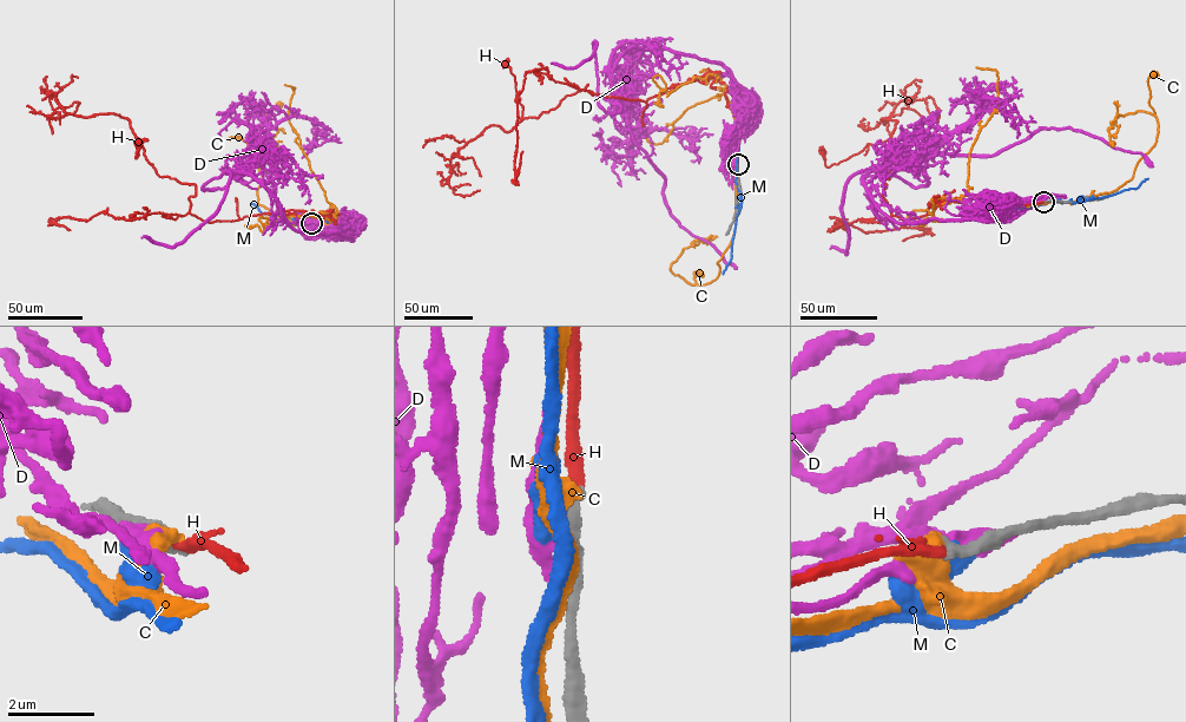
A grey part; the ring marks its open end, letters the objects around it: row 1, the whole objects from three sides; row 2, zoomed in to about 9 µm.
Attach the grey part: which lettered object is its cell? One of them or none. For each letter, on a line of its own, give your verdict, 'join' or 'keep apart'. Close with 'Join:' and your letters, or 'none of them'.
C: keep apart
D: keep apart
H: join
M: keep apart
Join: H

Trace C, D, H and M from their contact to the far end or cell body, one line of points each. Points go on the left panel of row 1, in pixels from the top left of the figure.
C: (310, 222), (292, 223), (257, 202), (257, 189), (263, 181), (249, 140), (268, 112), (279, 104)
D: (310, 222), (351, 241), (291, 229), (238, 166), (203, 186), (231, 172), (182, 242), (142, 237)
H: (310, 223), (338, 218), (205, 222), (189, 212), (195, 185), (158, 175), (134, 136), (136, 158), (140, 143)
M: (310, 223), (279, 220), (251, 203)

